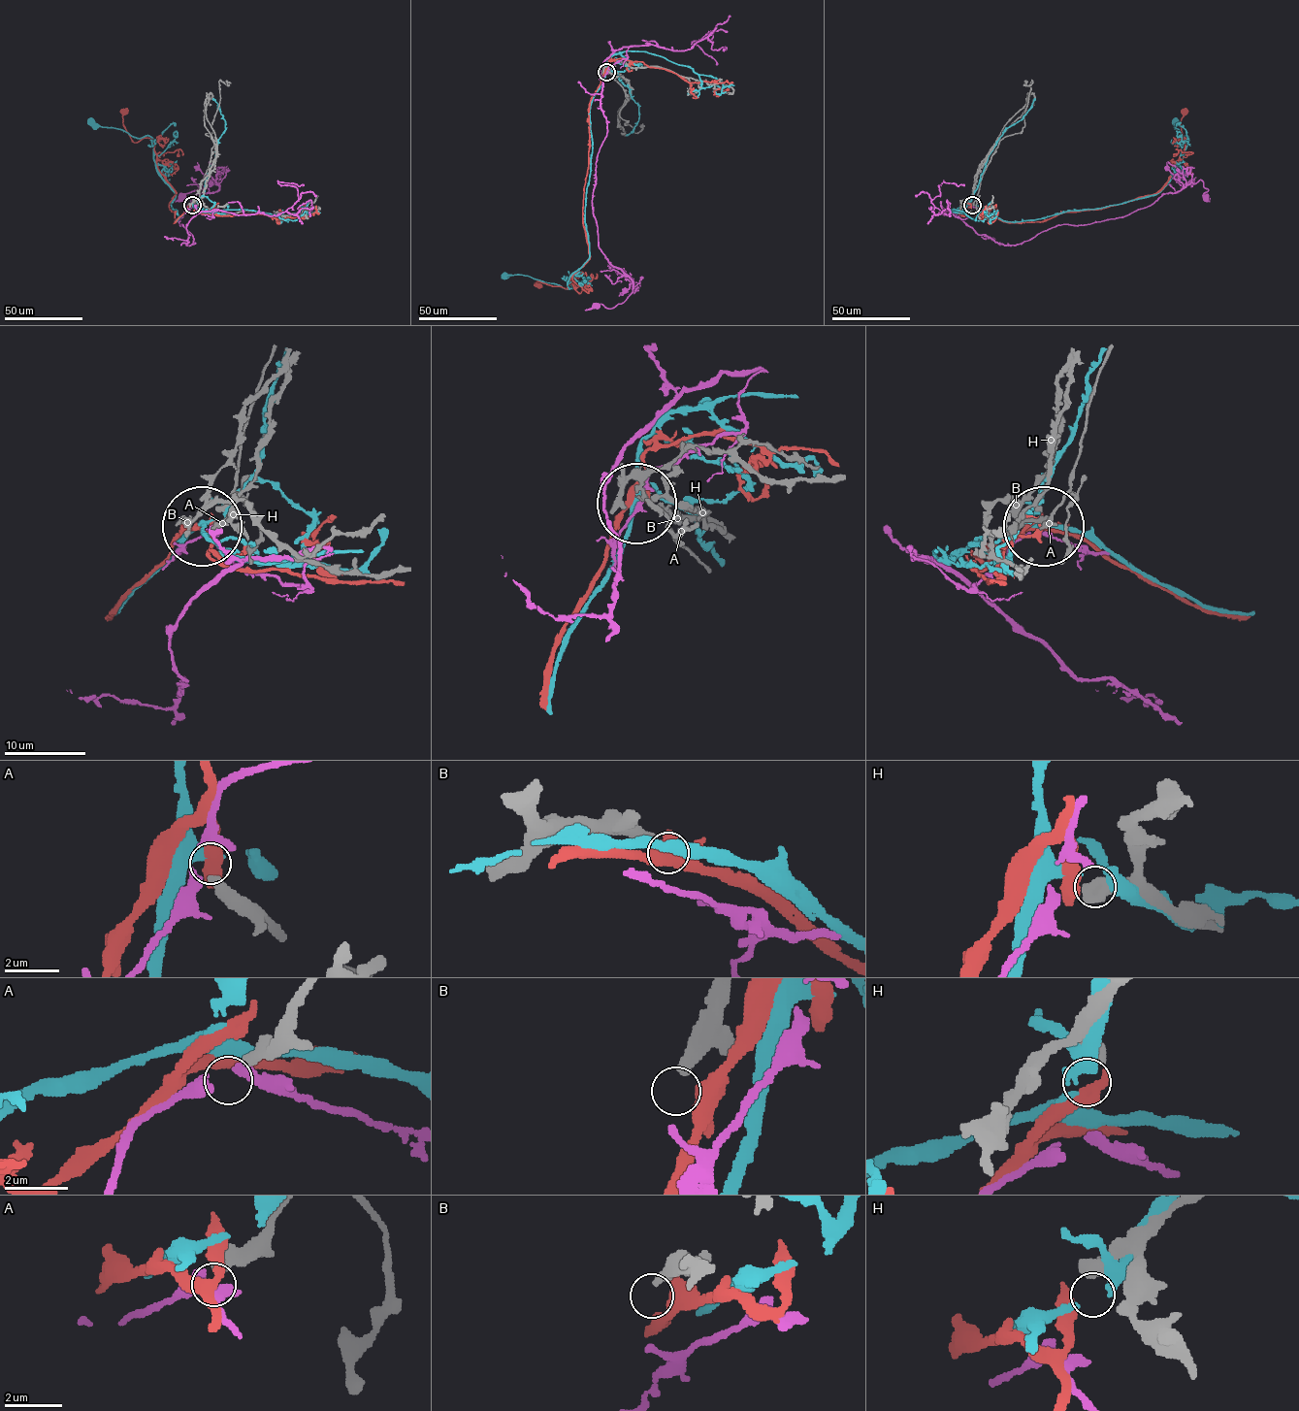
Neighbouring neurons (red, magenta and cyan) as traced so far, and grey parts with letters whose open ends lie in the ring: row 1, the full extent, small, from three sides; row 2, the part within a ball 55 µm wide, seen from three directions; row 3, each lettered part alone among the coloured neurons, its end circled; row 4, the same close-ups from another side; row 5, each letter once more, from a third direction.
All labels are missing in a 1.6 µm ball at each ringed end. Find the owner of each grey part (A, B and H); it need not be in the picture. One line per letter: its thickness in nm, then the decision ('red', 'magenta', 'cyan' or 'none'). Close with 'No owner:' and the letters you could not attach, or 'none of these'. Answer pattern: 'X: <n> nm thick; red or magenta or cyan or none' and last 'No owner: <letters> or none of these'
A: 420 nm thick; none
B: 360 nm thick; none
H: 650 nm thick; red
No owner: A, B

